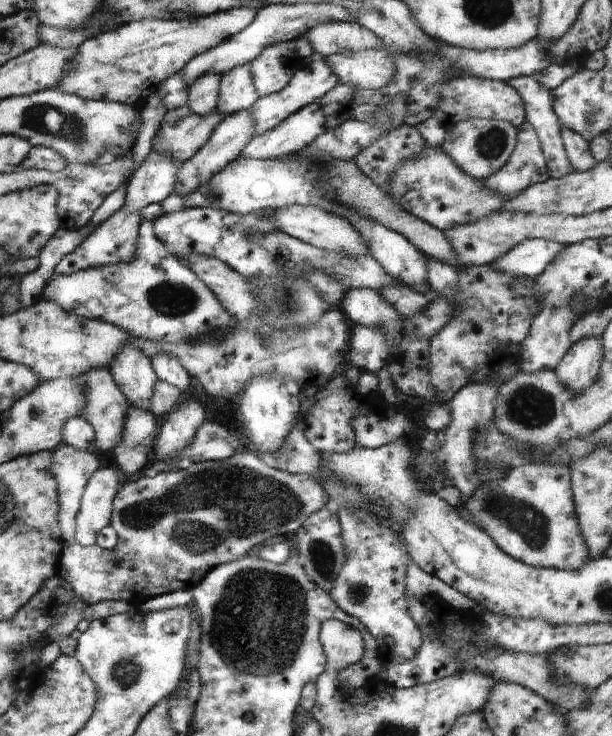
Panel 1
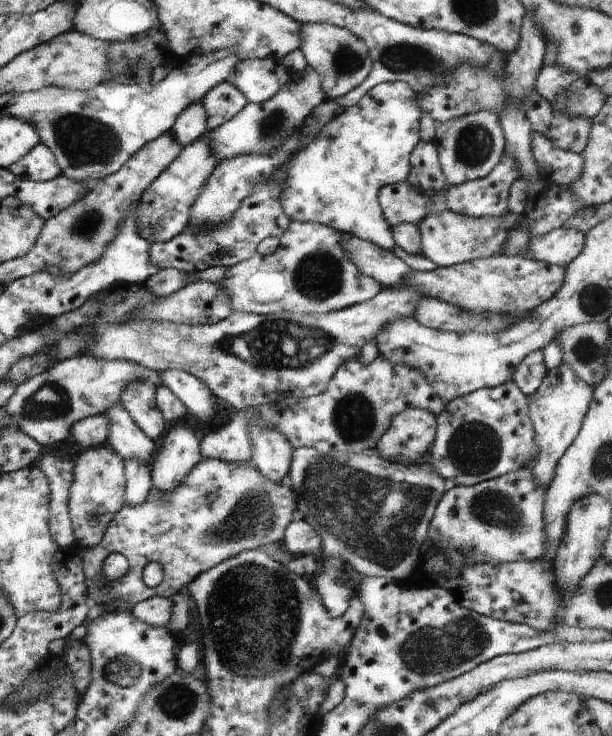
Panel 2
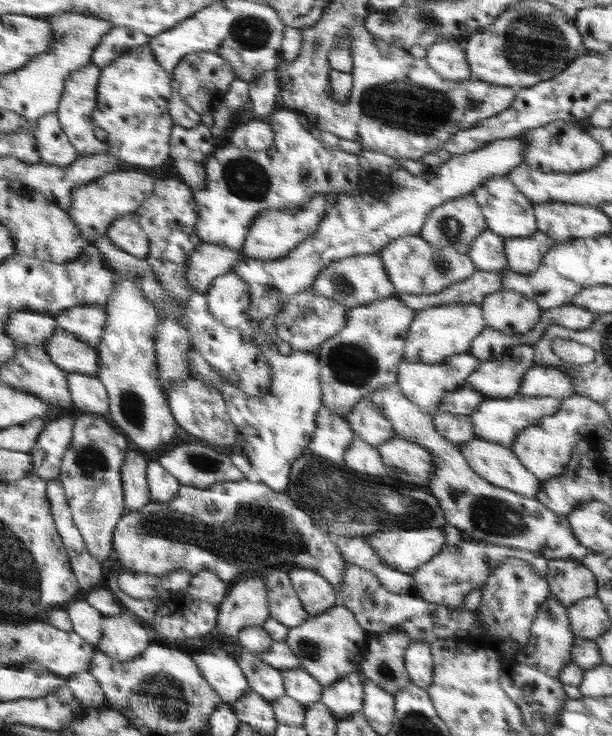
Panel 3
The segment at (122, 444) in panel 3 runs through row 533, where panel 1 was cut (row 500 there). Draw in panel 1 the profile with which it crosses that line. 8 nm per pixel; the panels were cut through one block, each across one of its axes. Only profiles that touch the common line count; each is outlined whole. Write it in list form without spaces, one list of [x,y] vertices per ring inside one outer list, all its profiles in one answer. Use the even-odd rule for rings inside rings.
[[[113,465],[103,466],[88,480],[76,515],[75,542],[96,544],[98,533],[111,524],[114,498],[123,485],[123,476]]]

